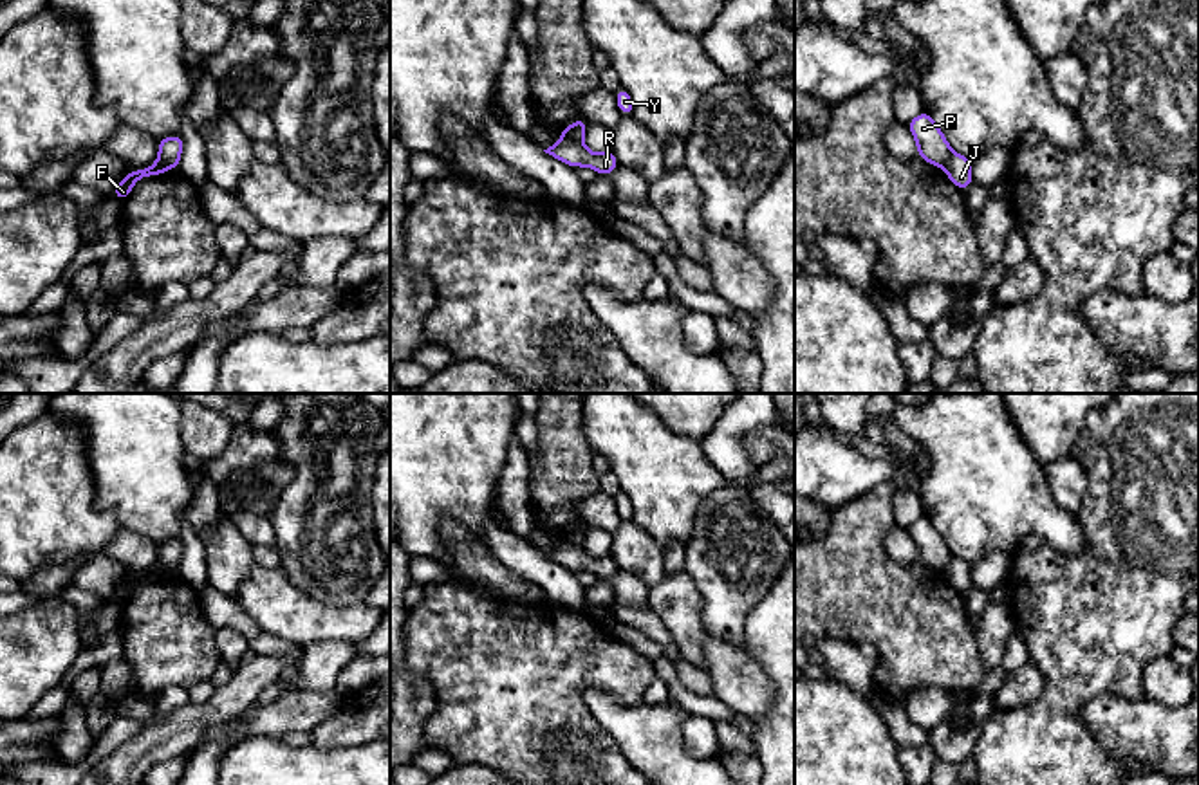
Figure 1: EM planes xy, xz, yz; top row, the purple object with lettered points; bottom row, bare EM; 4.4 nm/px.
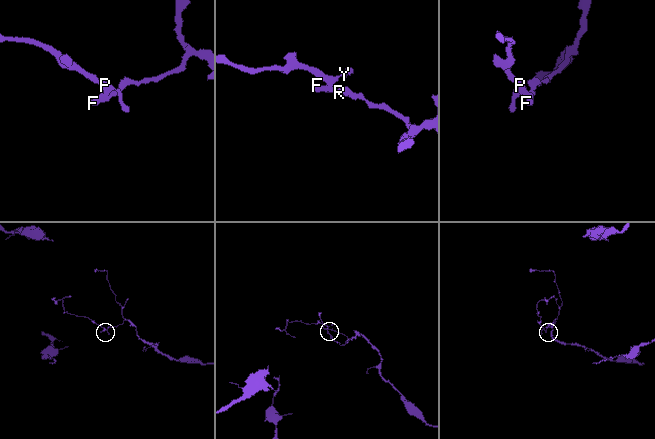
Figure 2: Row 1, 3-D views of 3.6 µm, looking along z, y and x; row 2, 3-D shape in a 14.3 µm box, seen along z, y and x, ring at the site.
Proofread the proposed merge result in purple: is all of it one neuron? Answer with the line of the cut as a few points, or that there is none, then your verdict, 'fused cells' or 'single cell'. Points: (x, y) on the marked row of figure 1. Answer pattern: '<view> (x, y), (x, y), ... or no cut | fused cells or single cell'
xz (562, 136), (582, 143) | fused cells

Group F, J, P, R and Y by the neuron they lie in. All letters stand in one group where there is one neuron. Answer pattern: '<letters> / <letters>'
F J R / P Y

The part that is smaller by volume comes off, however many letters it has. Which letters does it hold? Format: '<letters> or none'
P, Y

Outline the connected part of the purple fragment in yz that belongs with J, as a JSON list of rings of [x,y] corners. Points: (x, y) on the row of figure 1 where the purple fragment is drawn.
[[[952,153],[950,159],[944,162],[944,171],[948,179],[961,189],[966,191],[970,184],[973,182],[971,179],[971,159],[961,153]]]

